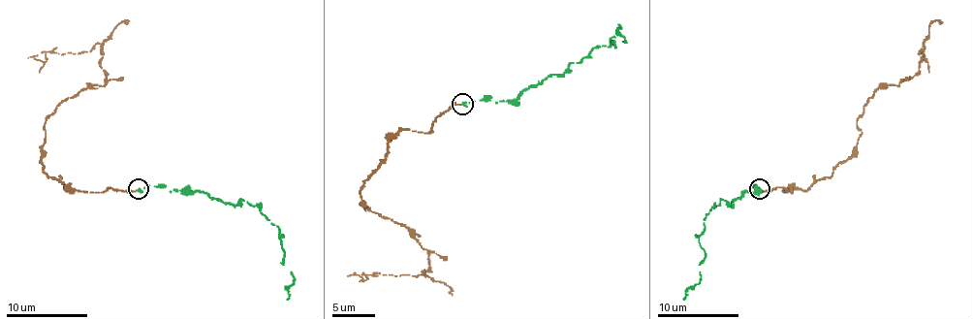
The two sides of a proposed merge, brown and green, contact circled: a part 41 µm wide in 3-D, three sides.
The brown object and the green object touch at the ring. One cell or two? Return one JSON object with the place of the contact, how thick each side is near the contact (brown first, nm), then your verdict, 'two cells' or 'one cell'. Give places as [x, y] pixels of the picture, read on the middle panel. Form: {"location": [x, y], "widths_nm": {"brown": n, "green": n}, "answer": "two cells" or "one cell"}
{"location": [462, 104], "widths_nm": {"brown": 150, "green": 260}, "answer": "one cell"}

